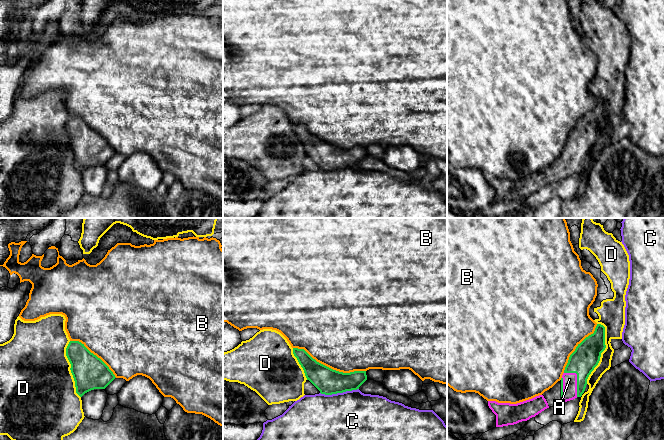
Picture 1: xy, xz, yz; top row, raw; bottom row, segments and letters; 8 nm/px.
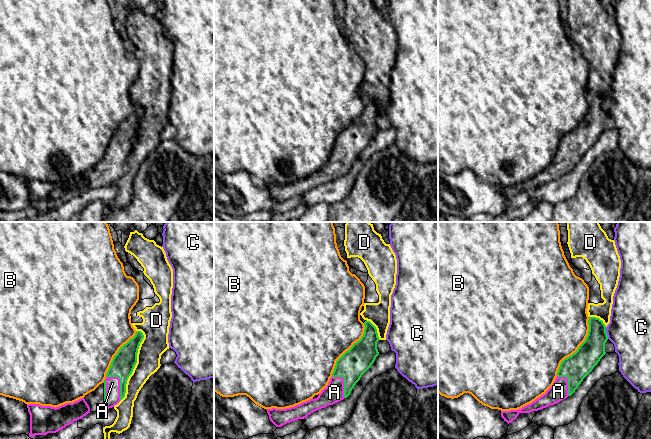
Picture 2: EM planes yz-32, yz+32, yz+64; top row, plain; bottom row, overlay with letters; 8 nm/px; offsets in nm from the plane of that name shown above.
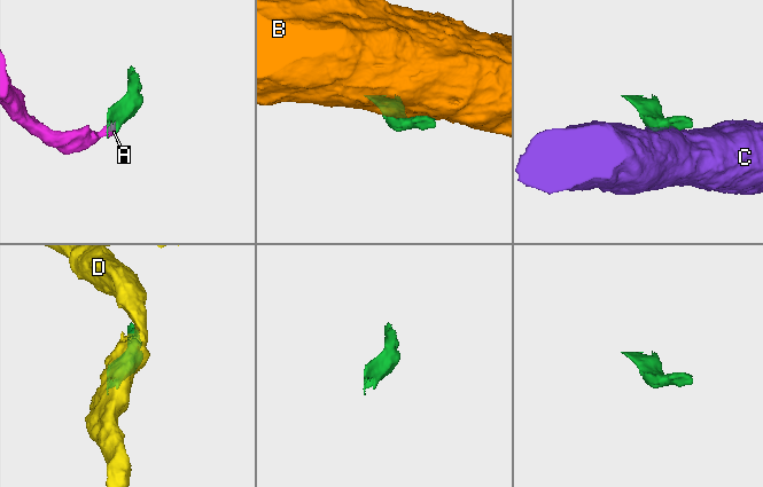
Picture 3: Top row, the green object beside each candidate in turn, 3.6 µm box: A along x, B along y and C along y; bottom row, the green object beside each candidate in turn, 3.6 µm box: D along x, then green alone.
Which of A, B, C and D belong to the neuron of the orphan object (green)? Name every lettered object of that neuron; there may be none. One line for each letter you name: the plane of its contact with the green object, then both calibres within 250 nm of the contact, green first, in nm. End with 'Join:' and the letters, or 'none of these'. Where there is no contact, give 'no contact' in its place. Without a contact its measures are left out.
A: yz | 220/110 nm
Join: A

